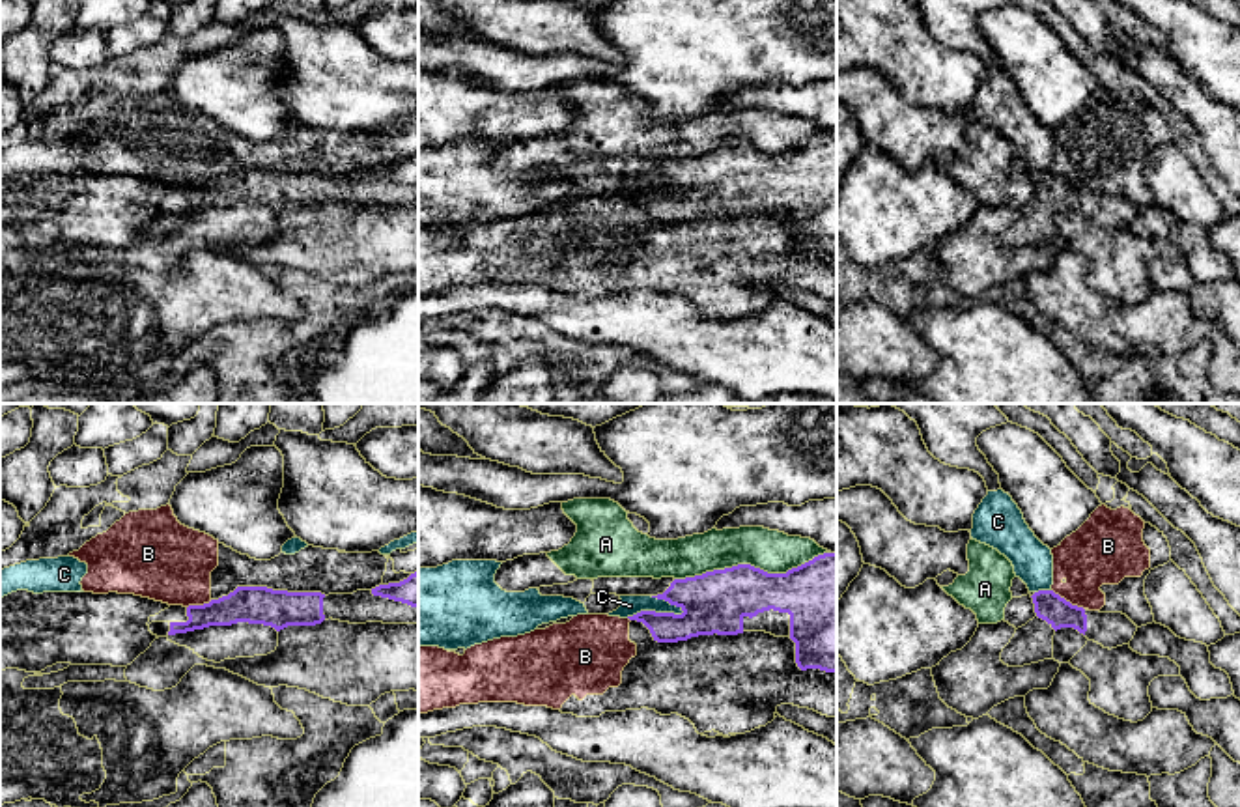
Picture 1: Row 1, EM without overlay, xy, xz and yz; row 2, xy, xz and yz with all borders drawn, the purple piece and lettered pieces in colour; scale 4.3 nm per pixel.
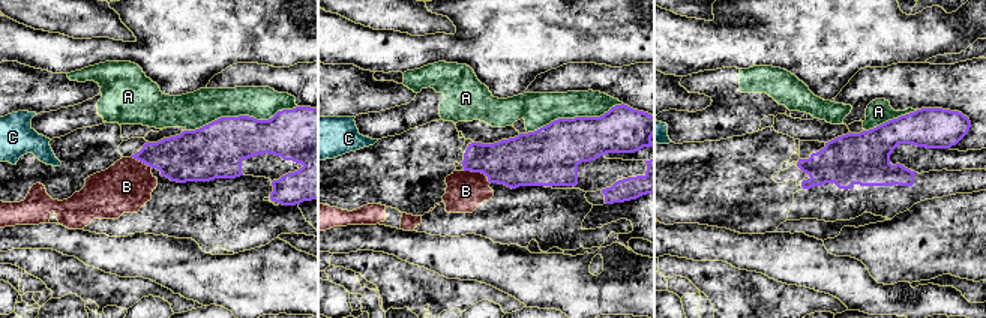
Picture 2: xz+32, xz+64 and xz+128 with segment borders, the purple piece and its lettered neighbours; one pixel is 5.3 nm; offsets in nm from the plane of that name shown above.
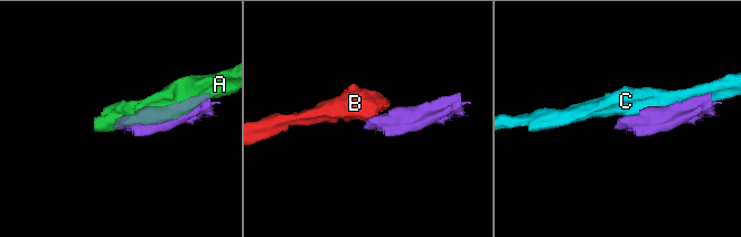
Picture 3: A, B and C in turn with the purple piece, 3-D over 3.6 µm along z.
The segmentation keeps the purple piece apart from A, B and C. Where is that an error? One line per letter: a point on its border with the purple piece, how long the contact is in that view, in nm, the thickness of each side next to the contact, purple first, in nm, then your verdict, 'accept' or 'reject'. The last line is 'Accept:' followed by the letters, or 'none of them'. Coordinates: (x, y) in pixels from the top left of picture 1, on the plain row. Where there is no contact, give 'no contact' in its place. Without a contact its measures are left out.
A: xz (751, 148) | 700 nm | 280/180 nm | reject
B: yz (1069, 184) | 170 nm | 130/280 nm | reject
C: xz (654, 193) | 260 nm | 260/90 nm | reject
Accept: none of them

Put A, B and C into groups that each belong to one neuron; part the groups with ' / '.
A / B / C

